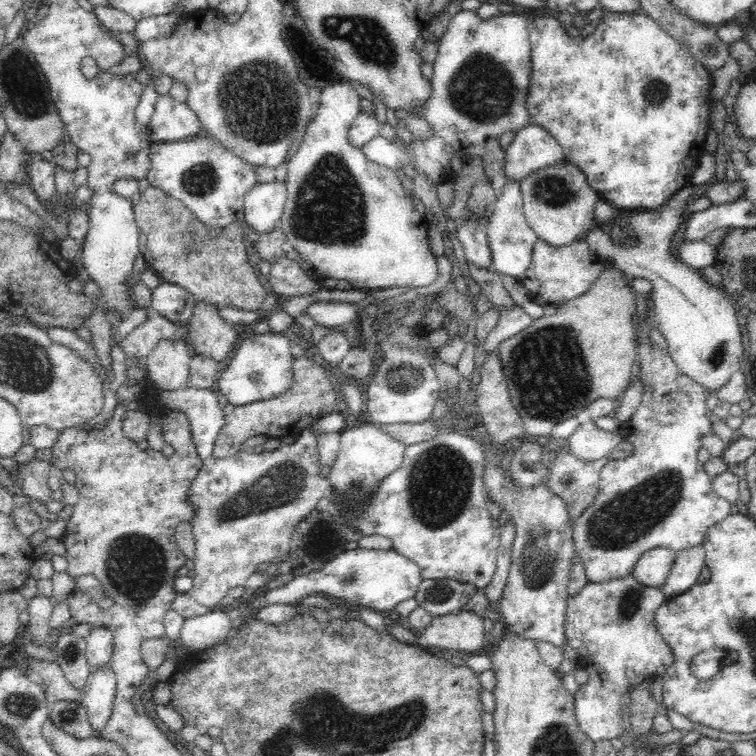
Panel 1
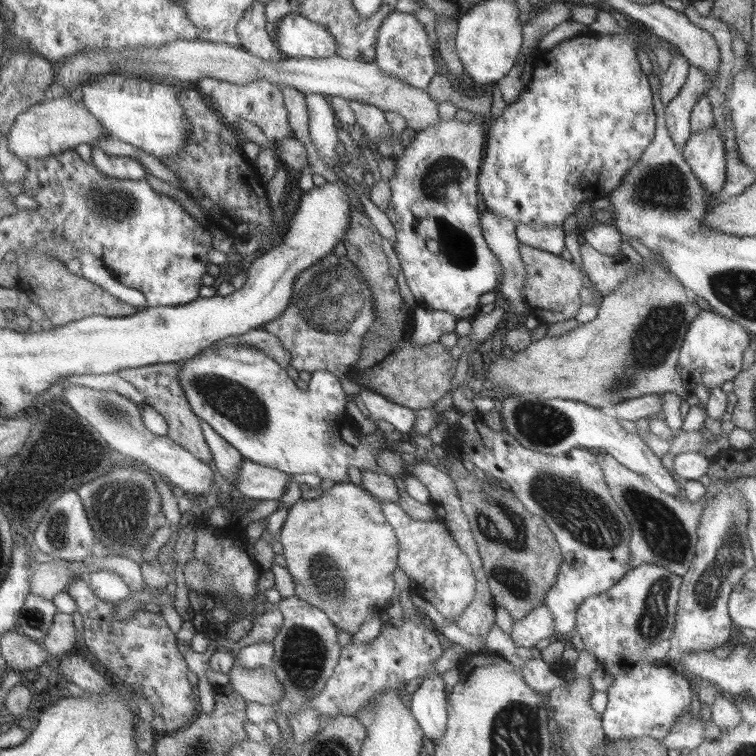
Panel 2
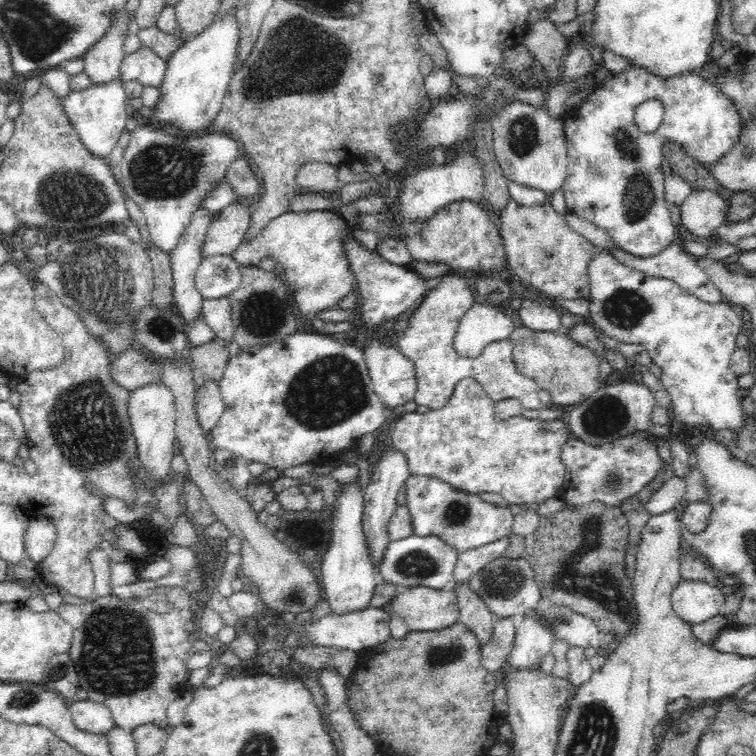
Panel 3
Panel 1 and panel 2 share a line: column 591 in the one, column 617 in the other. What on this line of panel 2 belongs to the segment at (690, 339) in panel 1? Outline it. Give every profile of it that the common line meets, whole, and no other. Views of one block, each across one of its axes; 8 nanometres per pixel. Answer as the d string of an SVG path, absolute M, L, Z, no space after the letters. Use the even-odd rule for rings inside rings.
M596 222L580 231L579 235L582 241L586 241L605 255L618 253L618 249L622 248L622 241L625 239L617 227L607 222Z

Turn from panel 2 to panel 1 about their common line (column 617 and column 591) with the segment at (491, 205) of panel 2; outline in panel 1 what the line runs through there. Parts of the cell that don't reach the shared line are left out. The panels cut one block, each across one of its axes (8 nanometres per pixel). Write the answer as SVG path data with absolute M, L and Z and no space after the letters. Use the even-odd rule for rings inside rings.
M605 11L593 33L586 37L568 35L568 27L562 26L552 16L528 17L527 27L529 44L531 45L531 75L528 86L526 109L530 125L535 124L551 134L564 151L567 161L574 163L587 177L589 186L600 196L600 200L615 205L620 210L640 212L655 210L656 206L664 205L676 191L690 184L692 173L698 166L698 158L705 152L706 135L711 124L710 113L712 101L711 73L706 67L692 57L692 52L684 49L672 35L664 32L659 23L644 12L614 13Z

